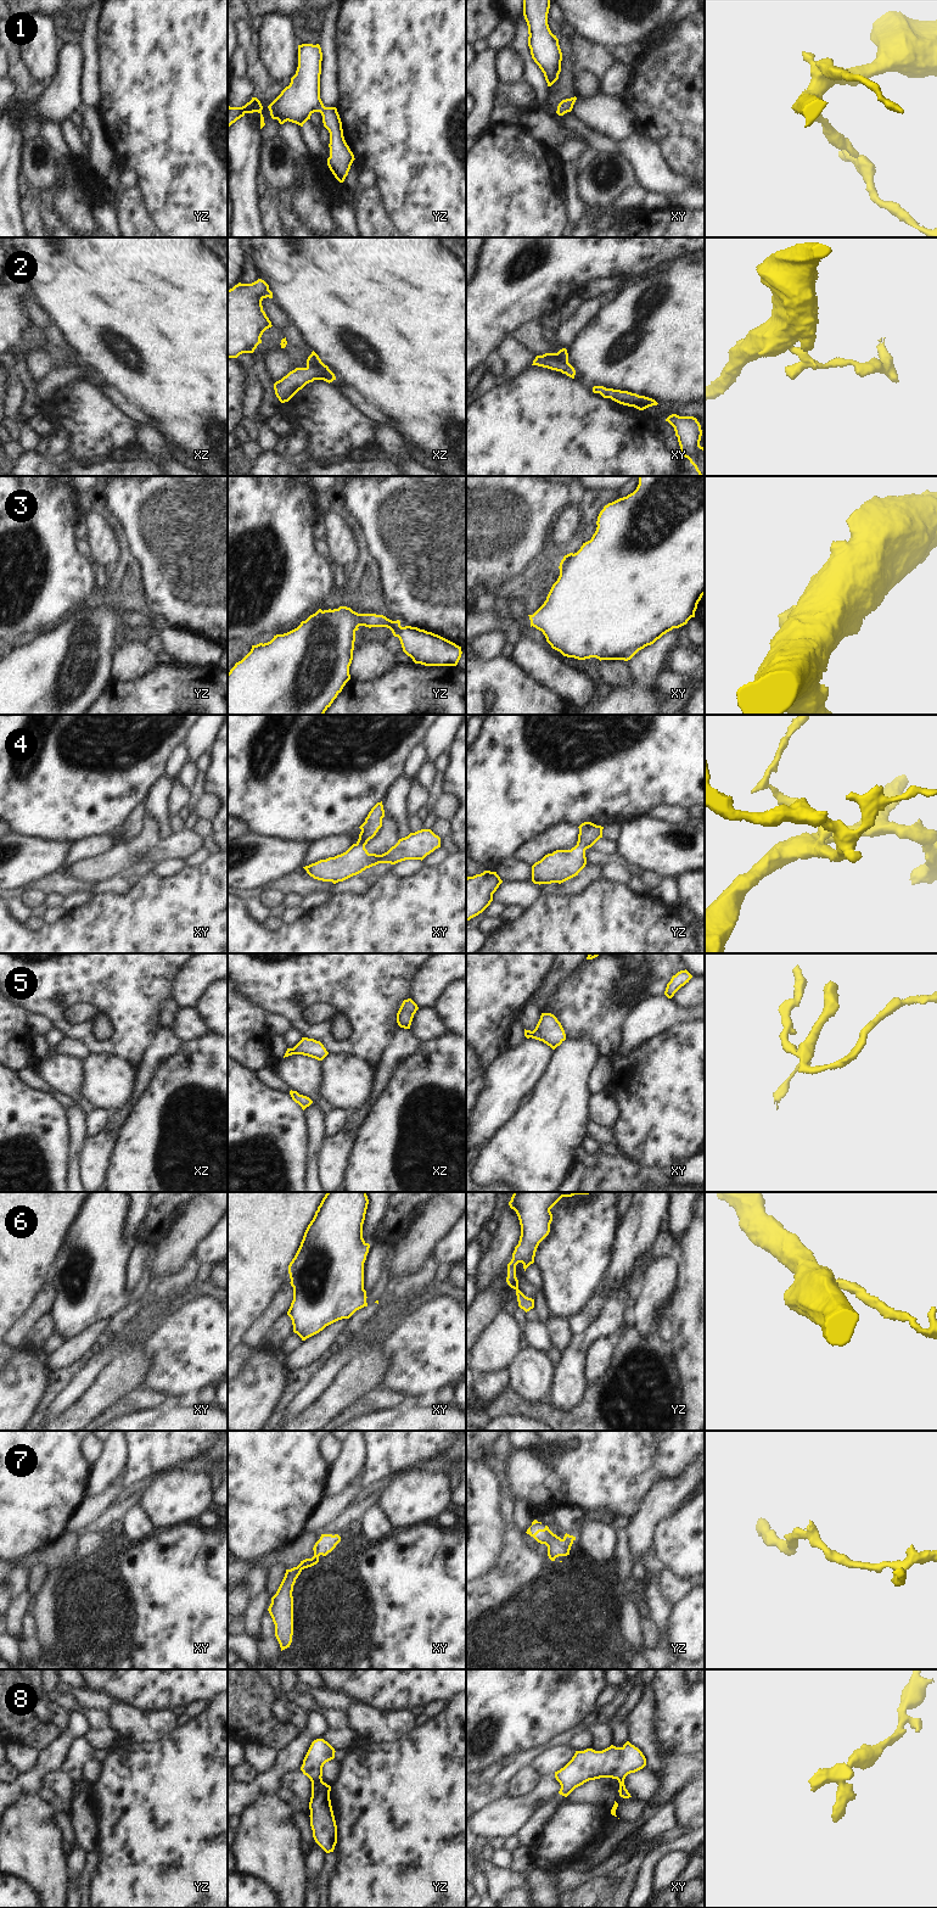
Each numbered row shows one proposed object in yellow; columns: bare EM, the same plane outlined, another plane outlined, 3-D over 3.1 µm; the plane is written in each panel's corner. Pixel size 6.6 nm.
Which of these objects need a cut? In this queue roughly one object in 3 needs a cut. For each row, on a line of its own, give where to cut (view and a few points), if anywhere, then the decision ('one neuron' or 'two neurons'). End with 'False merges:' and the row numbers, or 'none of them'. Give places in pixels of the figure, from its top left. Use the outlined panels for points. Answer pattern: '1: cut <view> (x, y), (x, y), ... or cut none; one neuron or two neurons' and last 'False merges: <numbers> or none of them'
1: cut none; one neuron
2: cut xy (540, 356), (559, 362), (567, 362); two neurons
3: cut none; one neuron
4: cut none; one neuron
5: cut xz (291, 1048), (295, 1053); two neurons
6: cut none; one neuron
7: cut none; one neuron
8: cut none; one neuron
False merges: 2, 5

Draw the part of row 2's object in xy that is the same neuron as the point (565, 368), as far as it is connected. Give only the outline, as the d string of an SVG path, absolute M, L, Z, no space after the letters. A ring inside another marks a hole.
M537 356L532 365L538 365L551 370L561 371L562 374L566 374L572 379L574 379L576 375L574 368L568 362L562 363L554 360L551 358L544 359L542 356Z

